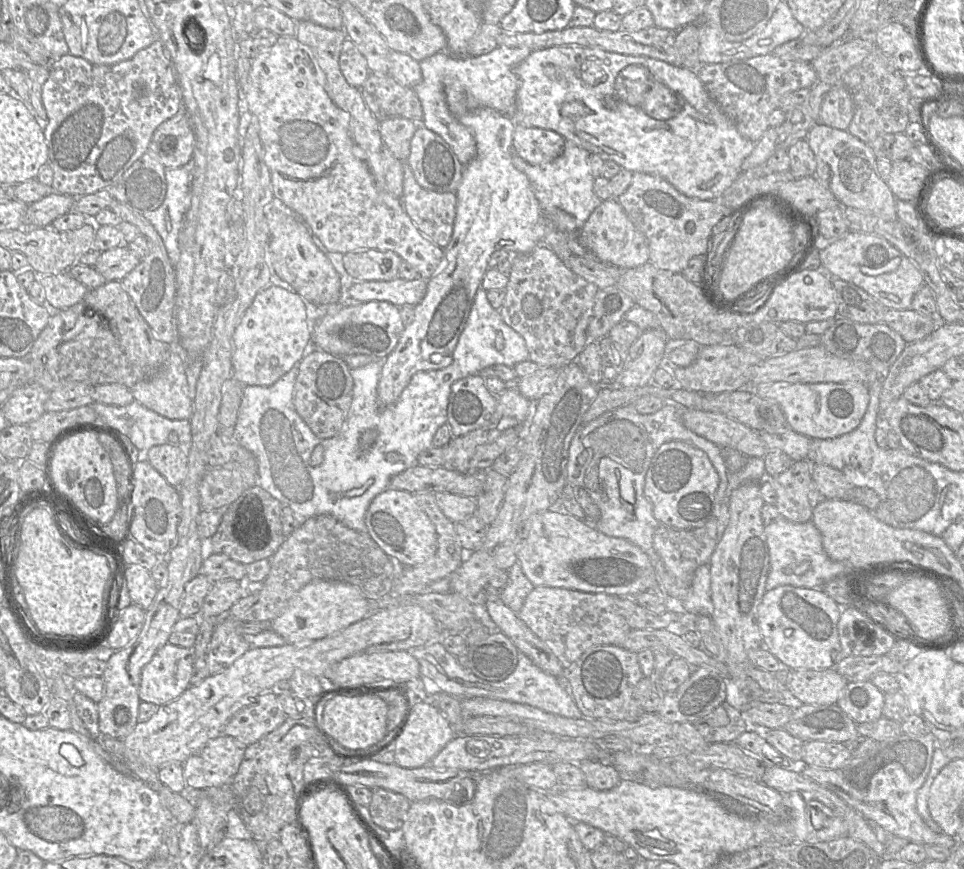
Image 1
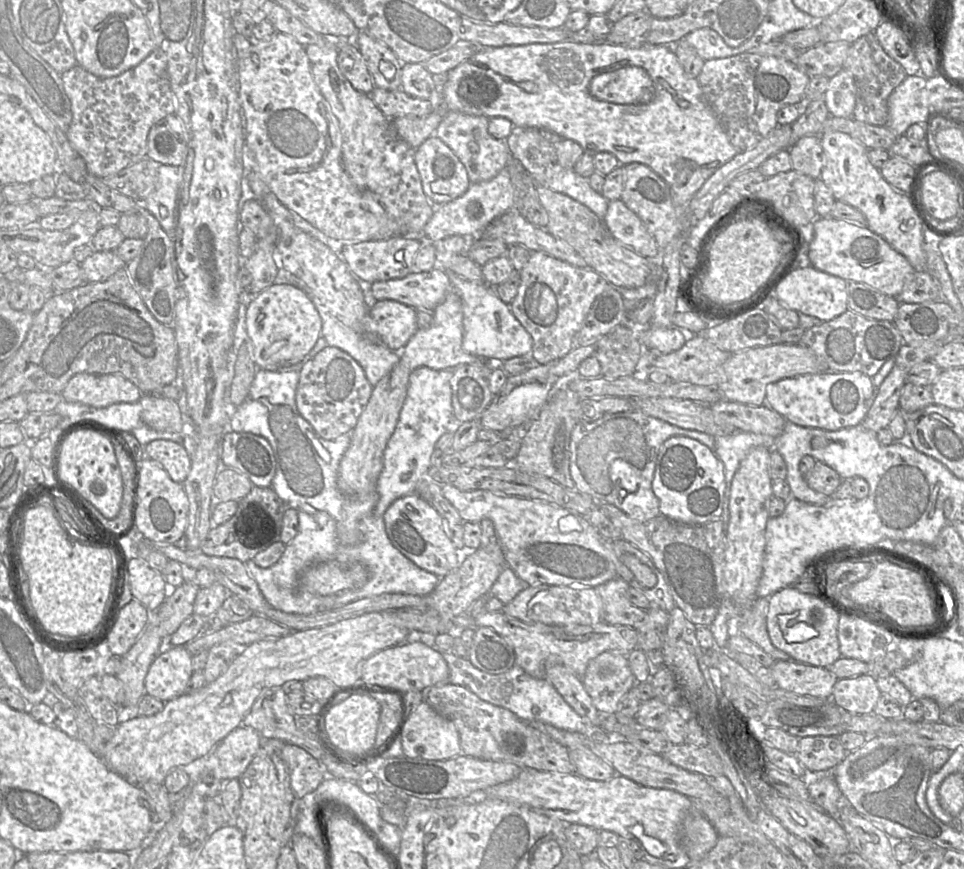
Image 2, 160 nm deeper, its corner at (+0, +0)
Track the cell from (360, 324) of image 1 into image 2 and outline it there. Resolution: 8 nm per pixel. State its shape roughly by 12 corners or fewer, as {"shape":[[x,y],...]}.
{"shape":[[379,300],[363,320],[400,352],[419,329],[416,310]]}

